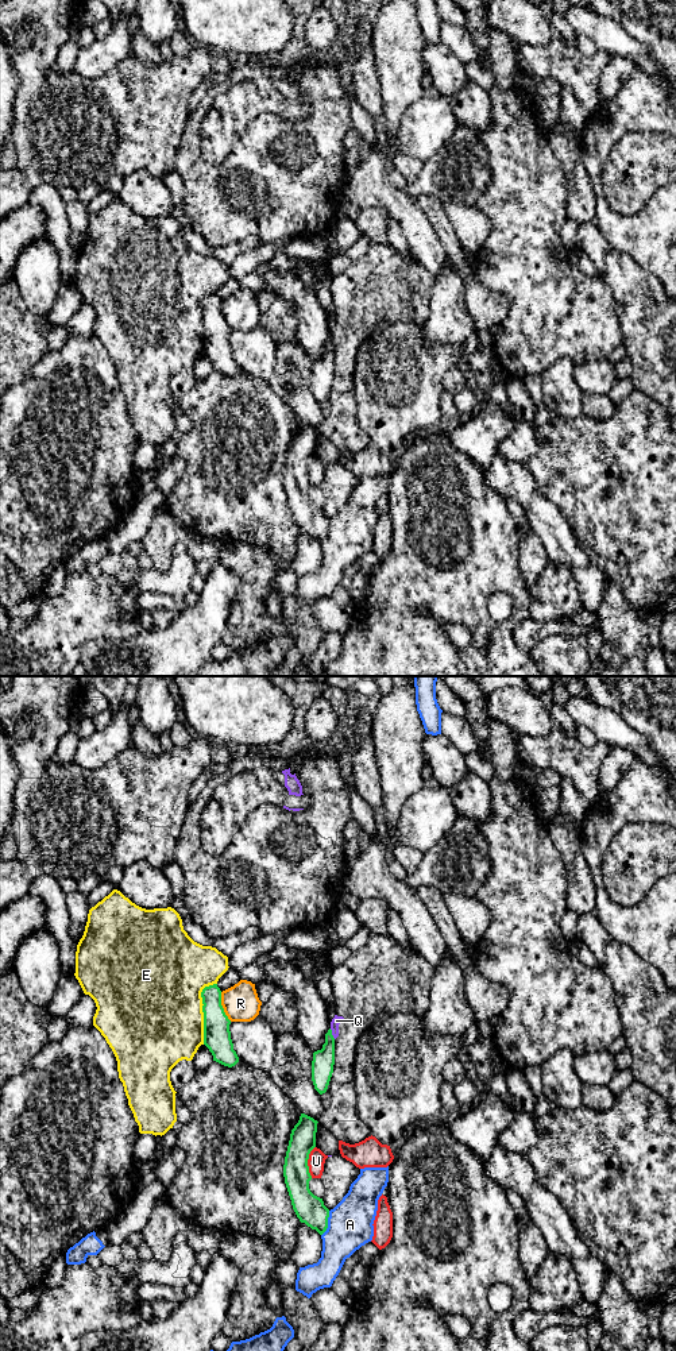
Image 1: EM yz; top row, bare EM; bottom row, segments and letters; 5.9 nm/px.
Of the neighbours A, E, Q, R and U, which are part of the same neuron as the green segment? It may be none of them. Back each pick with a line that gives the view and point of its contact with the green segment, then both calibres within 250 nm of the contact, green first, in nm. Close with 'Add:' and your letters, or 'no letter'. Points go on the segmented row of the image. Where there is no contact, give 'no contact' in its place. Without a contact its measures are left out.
Add: no letter

